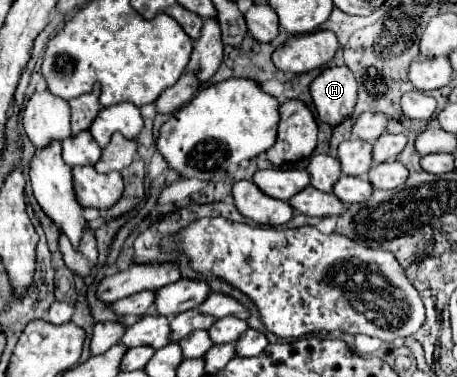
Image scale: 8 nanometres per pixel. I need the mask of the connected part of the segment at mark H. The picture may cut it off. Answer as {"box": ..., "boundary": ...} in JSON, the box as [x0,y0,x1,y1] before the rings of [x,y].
{"box":[309,67,357,125],"boundary":[[[327,67],[311,81],[309,87],[323,123],[337,125],[353,113],[357,101],[357,81],[349,67]]]}

